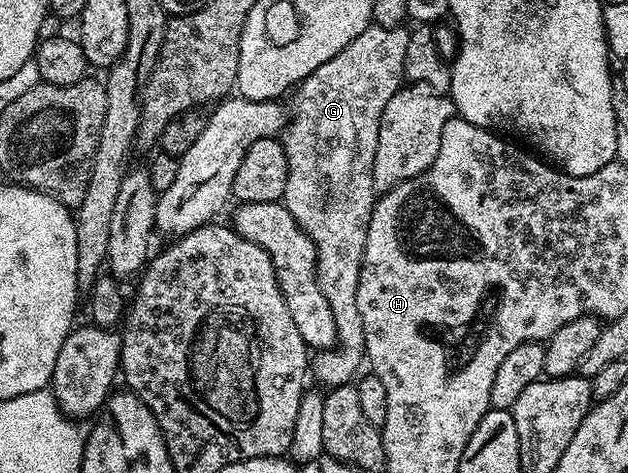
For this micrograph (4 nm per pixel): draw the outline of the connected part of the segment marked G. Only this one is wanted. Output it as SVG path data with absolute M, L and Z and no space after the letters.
M370 26L352 40L331 62L323 62L319 70L310 75L295 89L297 101L291 104L291 119L283 129L285 146L285 209L295 222L311 238L317 251L317 281L331 306L331 314L337 327L338 350L321 350L312 357L311 376L326 389L338 388L350 383L358 375L357 367L365 356L363 318L359 318L359 274L365 261L367 230L371 222L375 193L373 190L373 163L379 142L379 126L387 102L403 86L405 59L409 32L404 27L378 28Z

